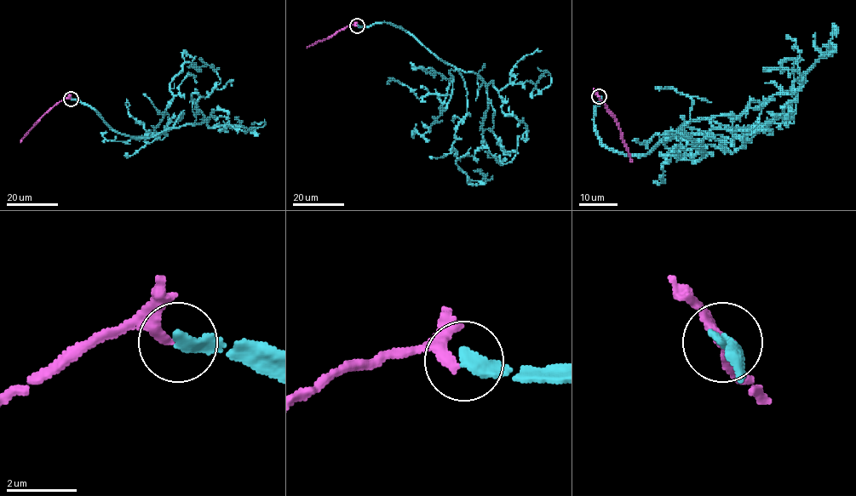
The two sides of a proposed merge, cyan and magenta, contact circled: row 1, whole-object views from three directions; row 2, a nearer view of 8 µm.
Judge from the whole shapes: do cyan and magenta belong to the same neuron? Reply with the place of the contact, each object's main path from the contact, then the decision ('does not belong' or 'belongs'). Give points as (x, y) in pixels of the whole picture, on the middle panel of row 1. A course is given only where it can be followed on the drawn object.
at (357, 25); cyan runs (357, 25), (391, 22), (456, 69), (468, 106), (452, 149), (456, 164), (471, 180), (485, 184), (482, 170); magenta runs (357, 25), (350, 25), (307, 48); does not belong

